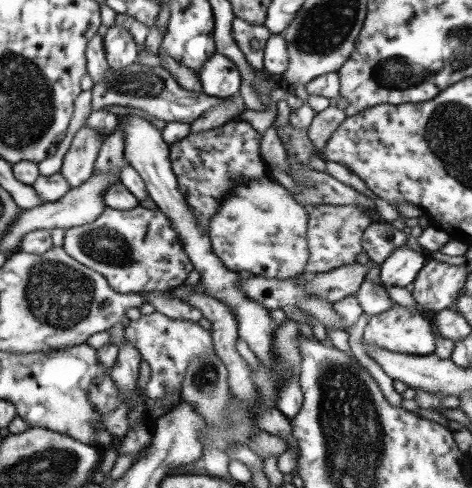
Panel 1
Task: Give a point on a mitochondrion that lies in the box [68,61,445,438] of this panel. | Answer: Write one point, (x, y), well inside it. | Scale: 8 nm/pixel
(105, 245)

